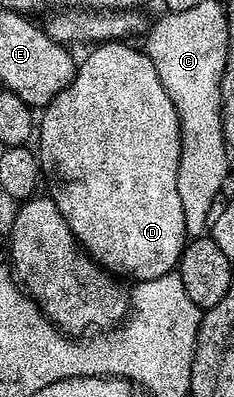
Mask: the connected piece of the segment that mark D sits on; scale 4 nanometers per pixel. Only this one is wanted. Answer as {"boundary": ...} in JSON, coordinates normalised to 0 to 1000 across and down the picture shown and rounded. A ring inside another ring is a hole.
{"boundary":[[[449,103],[410,111],[359,154],[333,156],[321,196],[261,227],[179,277],[184,297],[158,305],[158,393],[179,443],[201,451],[197,484],[218,509],[261,531],[265,557],[295,562],[325,607],[346,625],[389,645],[393,657],[436,668],[462,688],[496,700],[564,698],[577,713],[662,713],[709,688],[752,685],[765,655],[782,640],[782,622],[808,599],[791,572],[791,531],[774,531],[774,491],[756,491],[756,421],[774,401],[774,330],[765,327],[765,292],[756,270],[739,270],[739,249],[705,229],[688,199],[671,189],[671,169],[628,146],[607,121],[573,123],[573,111],[526,103]]]}

